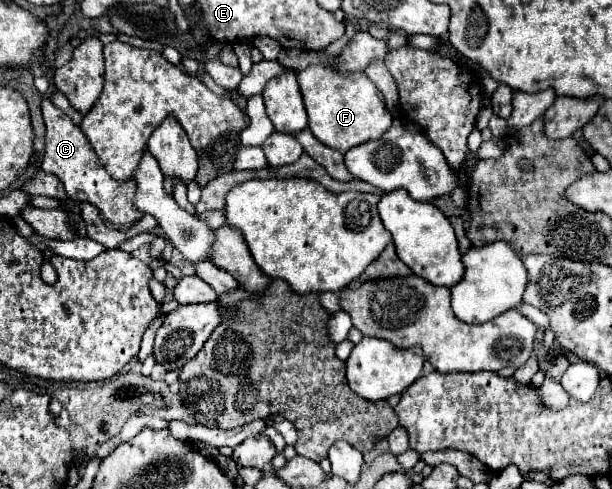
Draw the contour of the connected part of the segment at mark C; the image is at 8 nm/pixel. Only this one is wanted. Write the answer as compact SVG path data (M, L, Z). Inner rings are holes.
M49 100L41 102L41 110L43 110L43 120L45 120L45 158L43 158L43 170L55 174L63 186L65 192L71 200L75 202L89 202L93 204L107 222L111 222L113 226L131 226L135 222L139 222L143 218L143 214L139 214L139 210L135 210L135 180L127 180L127 182L115 182L115 178L111 178L105 170L105 166L99 162L95 150L91 148L91 144L87 142L85 134L81 132L79 126L73 124L73 120L61 112L59 108L55 108Z

